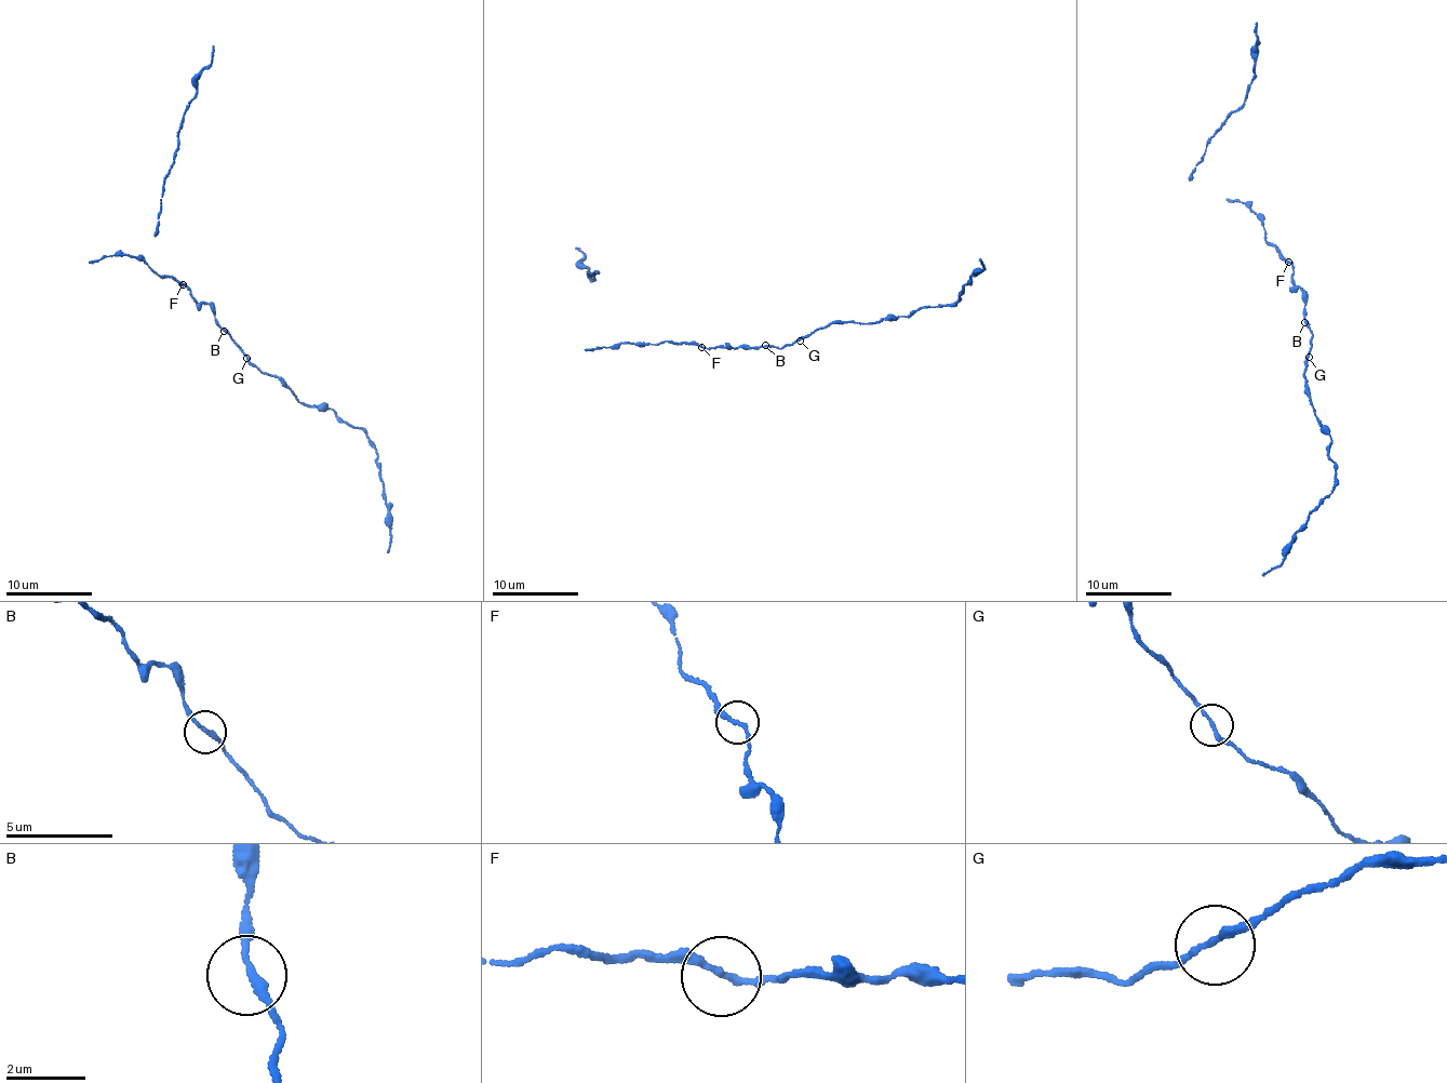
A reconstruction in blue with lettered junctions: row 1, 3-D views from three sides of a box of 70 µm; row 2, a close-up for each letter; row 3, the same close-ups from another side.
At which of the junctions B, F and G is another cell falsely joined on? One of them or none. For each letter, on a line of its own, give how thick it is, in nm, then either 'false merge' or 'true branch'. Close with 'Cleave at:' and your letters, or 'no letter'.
B: calibre 180 nm; true branch
F: calibre 170 nm; true branch
G: calibre 160 nm; true branch
Cleave at: no letter

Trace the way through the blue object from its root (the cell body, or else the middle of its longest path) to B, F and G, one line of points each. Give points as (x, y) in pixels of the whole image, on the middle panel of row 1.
B: (719, 347), (757, 348), (765, 345)
F: (719, 347), (701, 347)
G: (719, 347), (778, 348), (800, 341)

